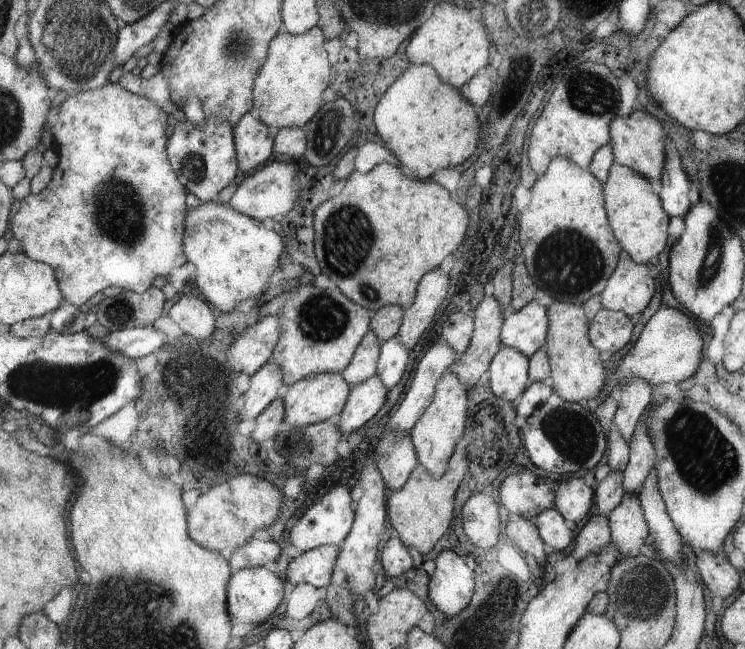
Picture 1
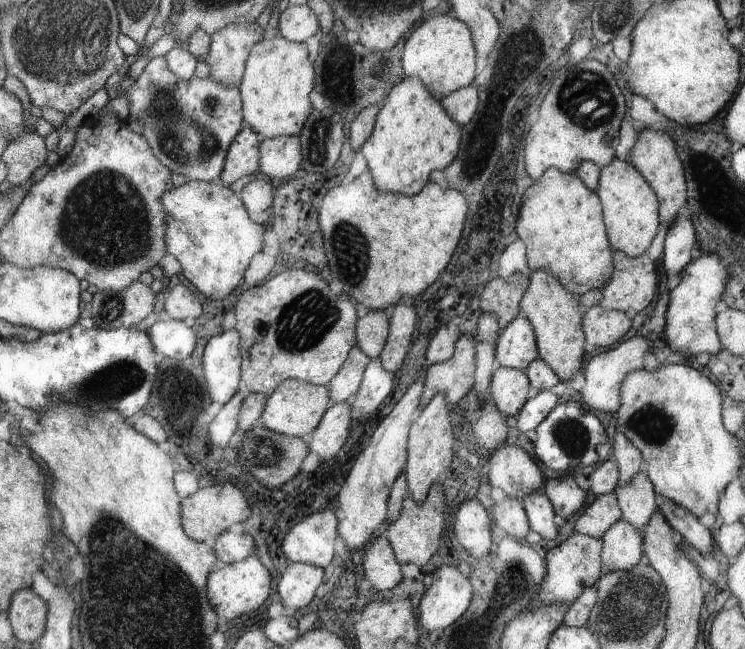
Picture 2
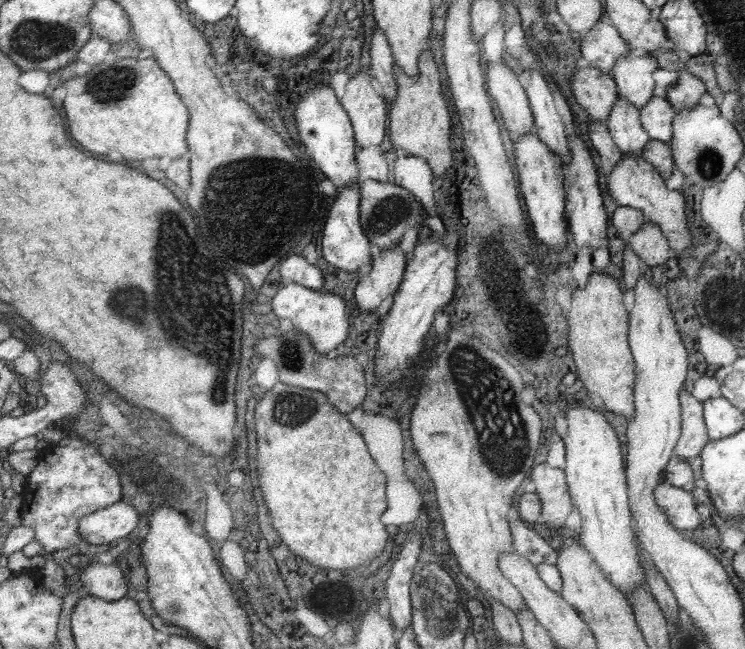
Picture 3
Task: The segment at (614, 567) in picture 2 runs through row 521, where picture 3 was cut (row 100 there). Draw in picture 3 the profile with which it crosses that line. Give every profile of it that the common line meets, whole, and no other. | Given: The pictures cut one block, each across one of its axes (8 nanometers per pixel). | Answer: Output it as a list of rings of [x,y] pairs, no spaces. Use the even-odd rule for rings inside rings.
[[[619,98],[607,118],[607,130],[615,142],[615,146],[623,152],[623,156],[641,158],[643,148],[649,142],[647,132],[639,122],[639,110],[627,100]]]

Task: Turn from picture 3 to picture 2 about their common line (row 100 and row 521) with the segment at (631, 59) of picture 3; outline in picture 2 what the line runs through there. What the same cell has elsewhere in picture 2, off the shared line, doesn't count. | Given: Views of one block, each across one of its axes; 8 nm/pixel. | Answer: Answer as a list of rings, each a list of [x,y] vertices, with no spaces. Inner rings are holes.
[[[639,470],[627,484],[617,486],[613,494],[617,496],[621,508],[621,520],[627,520],[639,532],[649,524],[651,516],[659,508],[659,498],[643,470]]]

